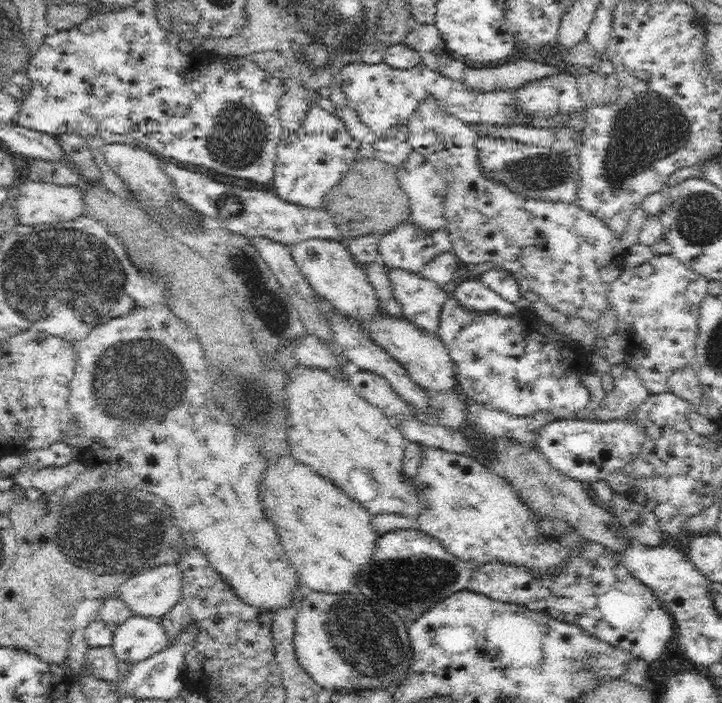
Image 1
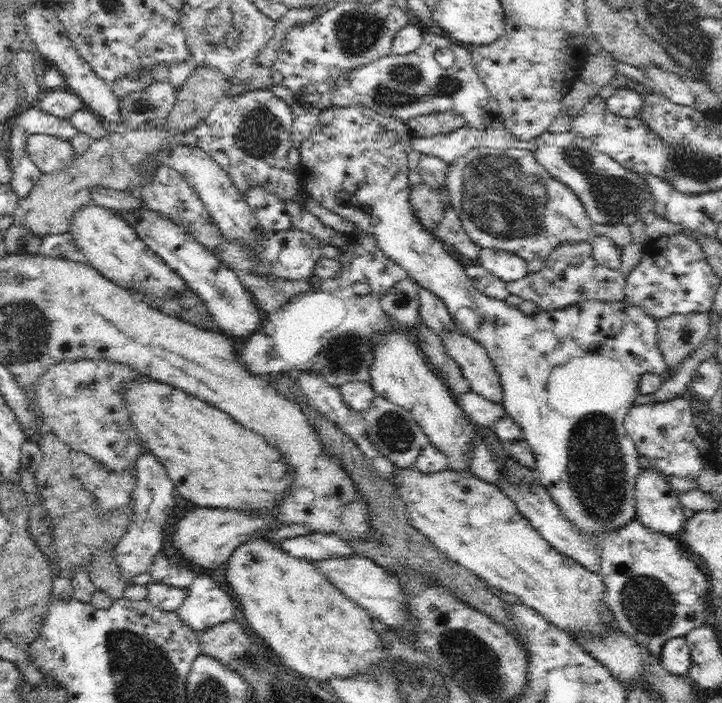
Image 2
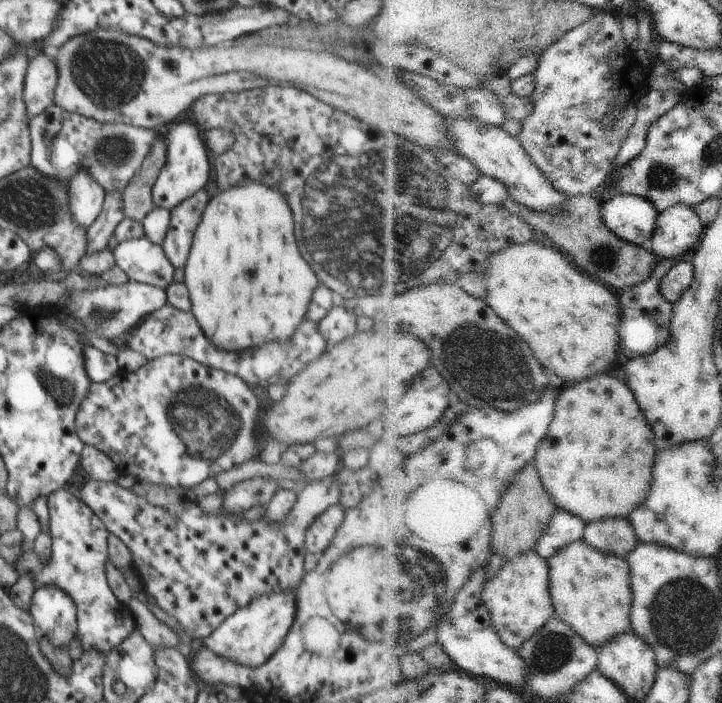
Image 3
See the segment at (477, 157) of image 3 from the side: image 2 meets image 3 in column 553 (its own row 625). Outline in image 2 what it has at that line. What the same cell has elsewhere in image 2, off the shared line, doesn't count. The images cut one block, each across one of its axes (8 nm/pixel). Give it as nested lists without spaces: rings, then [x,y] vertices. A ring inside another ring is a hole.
[[[198,576],[185,590],[185,599],[173,611],[176,620],[195,632],[232,620],[234,602],[209,576]]]

